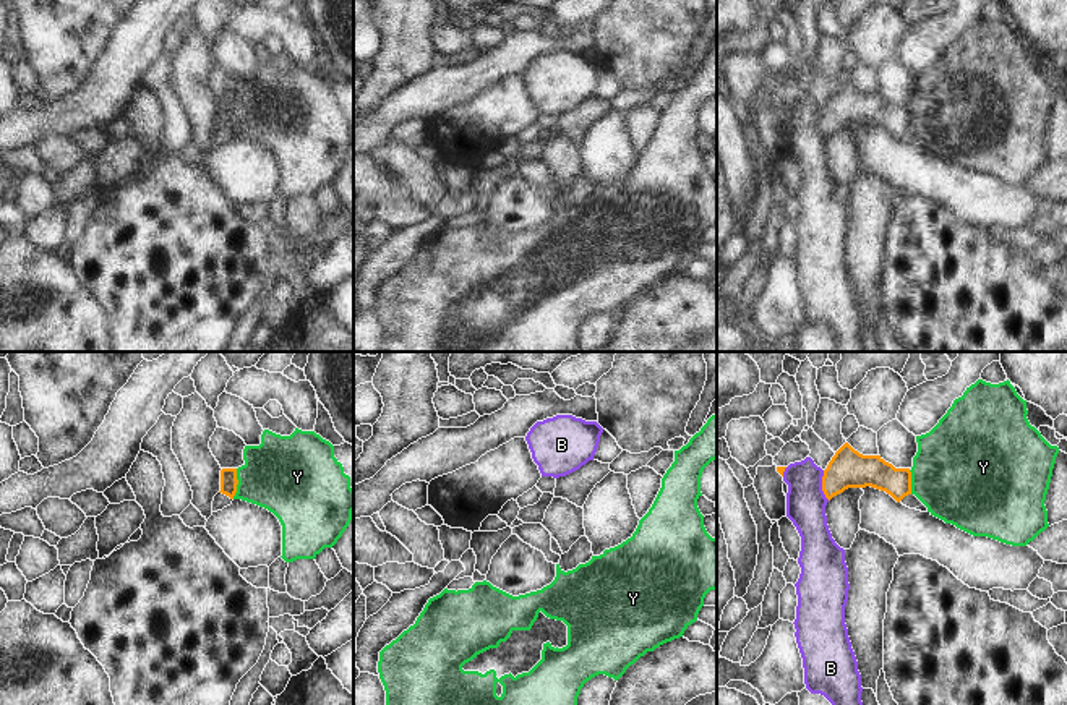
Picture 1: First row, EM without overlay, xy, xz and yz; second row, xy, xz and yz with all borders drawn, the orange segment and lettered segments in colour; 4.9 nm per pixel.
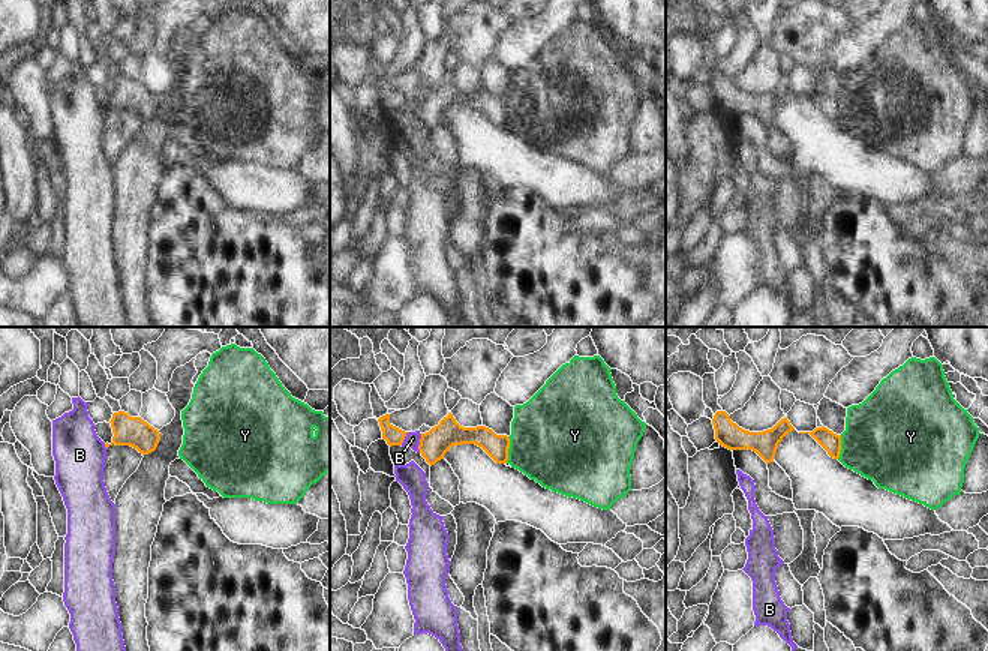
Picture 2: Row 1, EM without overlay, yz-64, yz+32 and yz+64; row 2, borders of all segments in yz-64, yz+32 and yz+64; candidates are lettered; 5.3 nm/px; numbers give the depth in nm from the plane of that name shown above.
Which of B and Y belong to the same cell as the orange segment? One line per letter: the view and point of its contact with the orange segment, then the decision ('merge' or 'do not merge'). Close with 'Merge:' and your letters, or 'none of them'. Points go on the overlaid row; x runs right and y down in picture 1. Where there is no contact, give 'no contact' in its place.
B: yz (822, 485) | do not merge
Y: xy (237, 483) | do not merge
Merge: none of them

